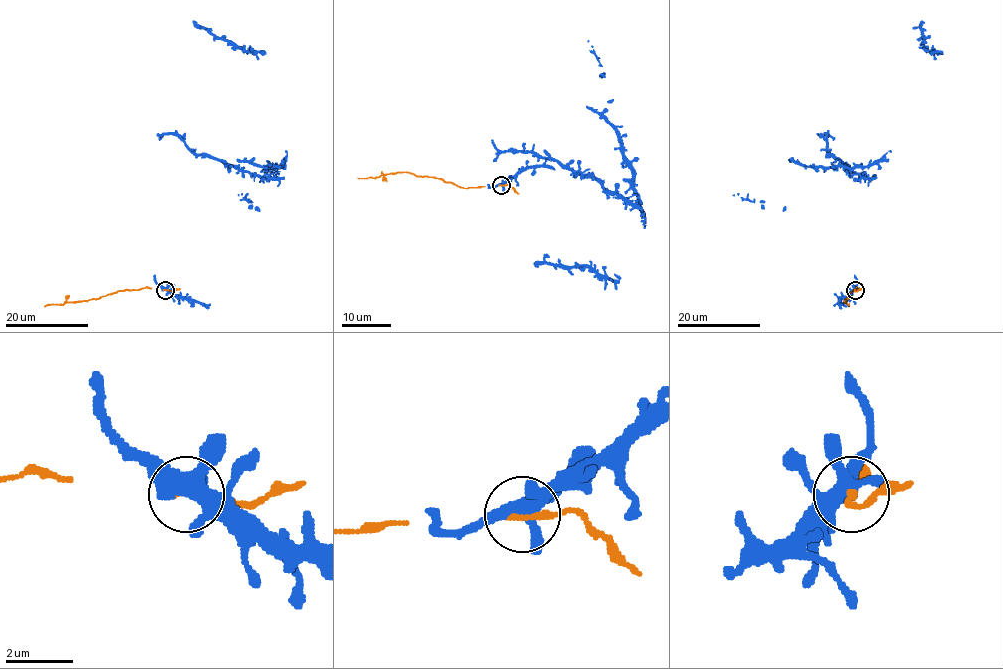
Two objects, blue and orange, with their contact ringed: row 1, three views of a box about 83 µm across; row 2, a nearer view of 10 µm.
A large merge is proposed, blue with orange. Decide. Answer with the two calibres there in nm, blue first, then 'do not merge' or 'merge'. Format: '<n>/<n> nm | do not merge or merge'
440/240 nm | do not merge

